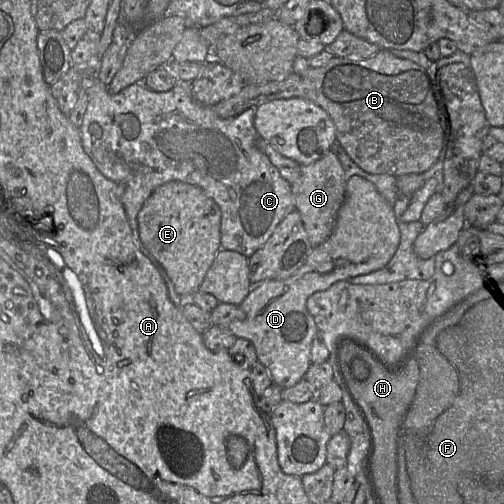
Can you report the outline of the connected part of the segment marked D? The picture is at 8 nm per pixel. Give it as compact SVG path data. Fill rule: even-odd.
M352 176L346 182L345 198L330 236L312 248L305 264L291 276L253 285L239 305L245 319L231 322L227 330L254 345L257 359L268 369L273 384L282 388L294 386L304 378L311 364L311 345L318 334L314 318L306 307L308 297L337 281L383 268L395 254L399 242L398 219L392 206L374 184Z

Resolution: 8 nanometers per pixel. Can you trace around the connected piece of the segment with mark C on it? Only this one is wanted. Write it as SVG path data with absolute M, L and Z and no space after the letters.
M96 75L86 78L82 82L88 95L87 109L83 116L82 123L79 127L81 134L81 142L84 151L91 158L97 169L108 179L123 185L124 193L122 196L122 204L124 206L129 225L132 230L133 239L136 245L143 251L143 244L139 237L137 215L148 197L161 185L179 181L197 186L203 192L212 198L219 206L221 212L220 221L220 244L221 249L231 250L242 254L249 258L265 242L269 239L276 226L294 209L294 199L292 195L291 185L280 175L278 169L270 162L269 158L262 153L256 146L256 140L261 139L254 126L254 118L256 107L246 109L241 114L230 118L219 117L214 106L207 106L197 102L192 95L192 82L185 80L176 80L175 86L166 92L156 92L149 89L144 83L134 83L123 89L122 91L111 94L106 84L101 82Z

